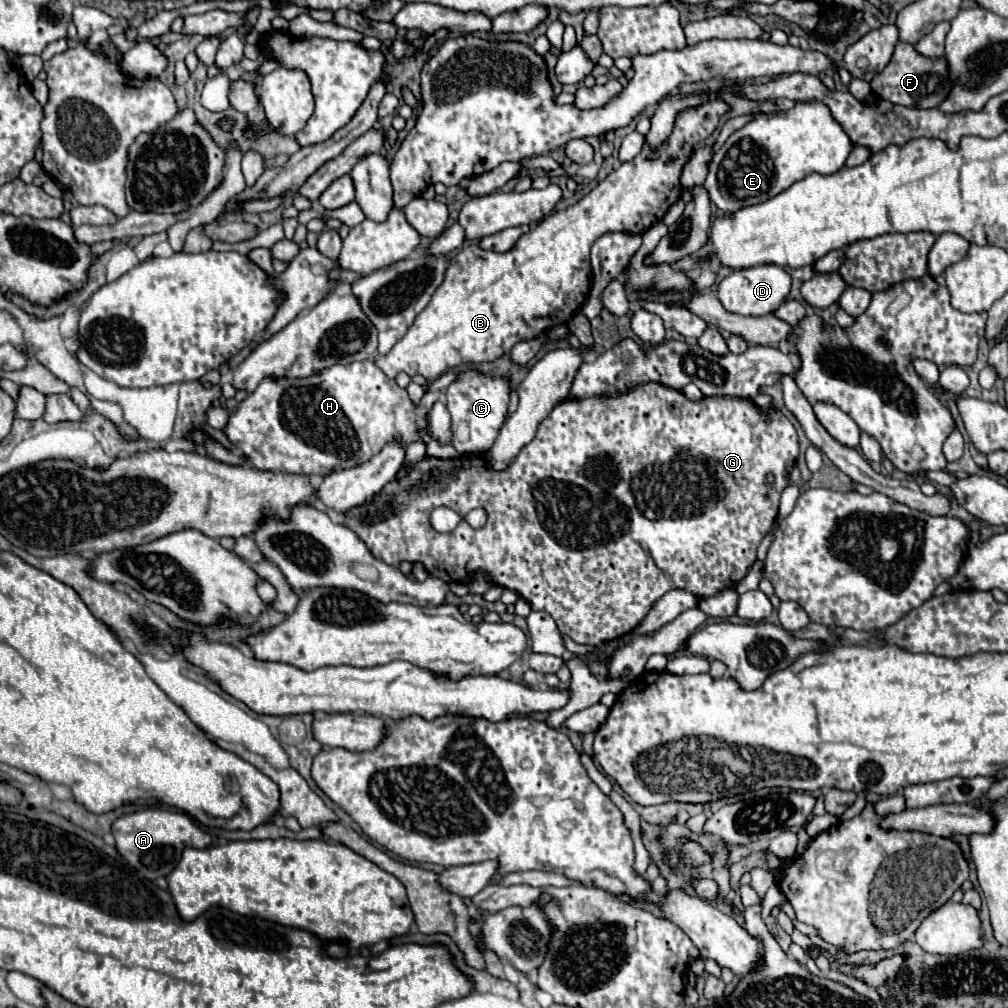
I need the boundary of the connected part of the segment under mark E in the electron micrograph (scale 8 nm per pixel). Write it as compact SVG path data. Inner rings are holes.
M817 101L797 103L793 109L783 113L759 115L743 129L735 131L713 155L703 187L707 189L709 199L723 213L731 215L743 207L751 207L779 195L811 173L837 173L845 165L851 149L849 137L843 133L841 125L835 123L827 105ZM743 143L747 143L749 151L741 151Z

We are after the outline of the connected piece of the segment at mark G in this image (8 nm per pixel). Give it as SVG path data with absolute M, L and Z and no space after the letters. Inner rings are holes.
M641 383L633 387L629 393L621 393L617 397L599 395L599 397L585 397L585 399L565 399L559 405L553 407L553 411L539 423L537 433L531 443L527 443L515 461L503 469L495 471L487 463L487 455L475 457L471 455L459 455L453 459L439 459L425 455L415 465L407 467L407 475L393 477L367 505L357 505L355 509L349 509L343 515L343 525L347 525L373 553L373 557L399 567L403 561L409 563L423 563L427 573L433 577L443 579L445 583L471 583L475 573L487 573L489 579L495 585L501 585L505 589L511 589L523 597L533 611L547 611L561 633L567 633L575 643L585 645L597 645L601 641L617 639L629 631L633 631L643 617L651 611L653 603L663 597L671 589L685 589L695 593L697 597L709 597L721 589L735 587L747 573L747 569L755 563L755 553L763 537L769 533L777 509L779 509L779 495L783 487L779 487L779 479L787 479L787 459L789 465L795 463L799 455L799 443L797 433L791 421L775 411L771 415L771 421L767 421L755 403L747 399L735 399L735 397L703 397L701 401L689 401L681 391L669 389L659 383ZM767 475L773 475L773 483L767 481ZM445 505L465 517L475 507L483 507L487 511L487 523L481 529L473 529L465 519L447 535L437 533L431 523L429 515L435 507Z

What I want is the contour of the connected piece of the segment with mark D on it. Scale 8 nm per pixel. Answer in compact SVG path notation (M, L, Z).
M757 265L757 267L739 269L739 271L733 271L731 275L727 275L719 283L717 297L723 305L723 309L727 309L729 313L761 317L761 315L775 313L775 309L779 309L779 305L789 295L789 289L791 289L791 277L783 267L779 267L779 265Z

